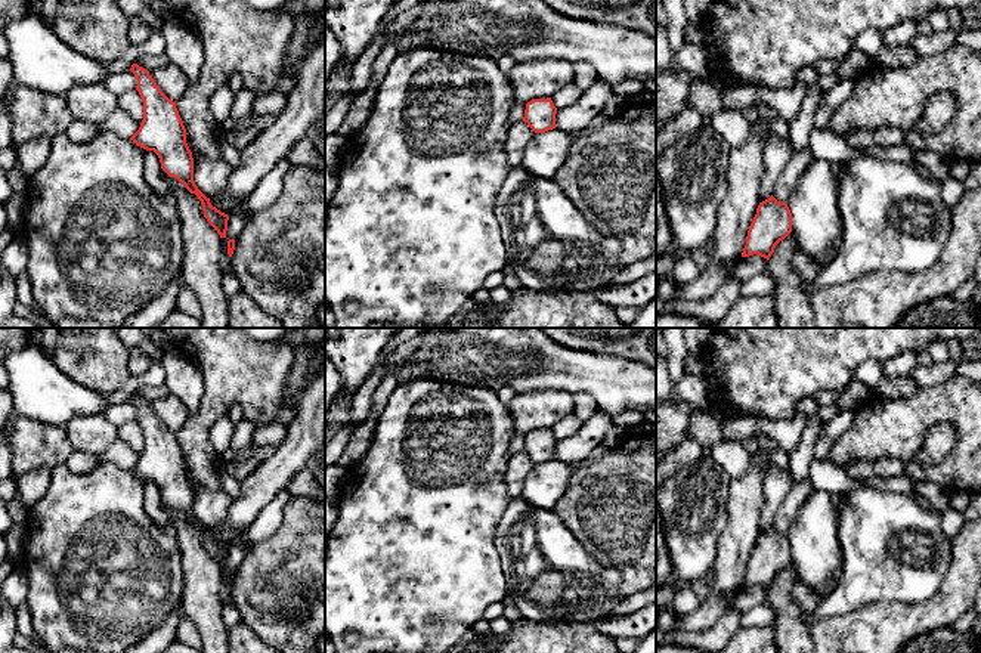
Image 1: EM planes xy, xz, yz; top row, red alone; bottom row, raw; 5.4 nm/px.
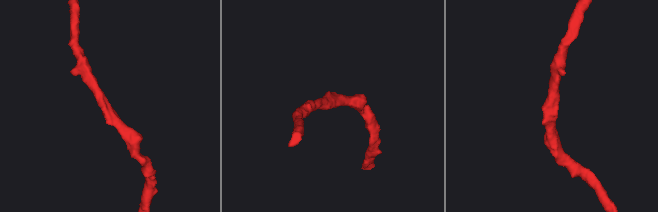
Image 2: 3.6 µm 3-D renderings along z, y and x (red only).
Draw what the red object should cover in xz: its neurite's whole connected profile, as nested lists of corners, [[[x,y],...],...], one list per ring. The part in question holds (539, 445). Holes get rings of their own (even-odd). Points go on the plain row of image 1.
[[[551,428],[547,430],[532,430],[526,434],[523,452],[535,462],[545,464],[556,459],[556,445]]]

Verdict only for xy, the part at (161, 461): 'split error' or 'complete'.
complete

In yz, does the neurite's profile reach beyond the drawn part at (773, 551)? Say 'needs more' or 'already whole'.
already whole

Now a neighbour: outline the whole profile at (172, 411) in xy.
[[[171,393],[164,399],[149,402],[149,406],[155,411],[160,421],[173,433],[177,433],[188,418],[185,403]]]

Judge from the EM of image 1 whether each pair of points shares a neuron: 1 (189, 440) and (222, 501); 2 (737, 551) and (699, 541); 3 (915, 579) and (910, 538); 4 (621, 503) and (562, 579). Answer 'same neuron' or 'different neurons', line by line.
1: different neurons
2: different neurons
3: same neuron
4: different neurons

